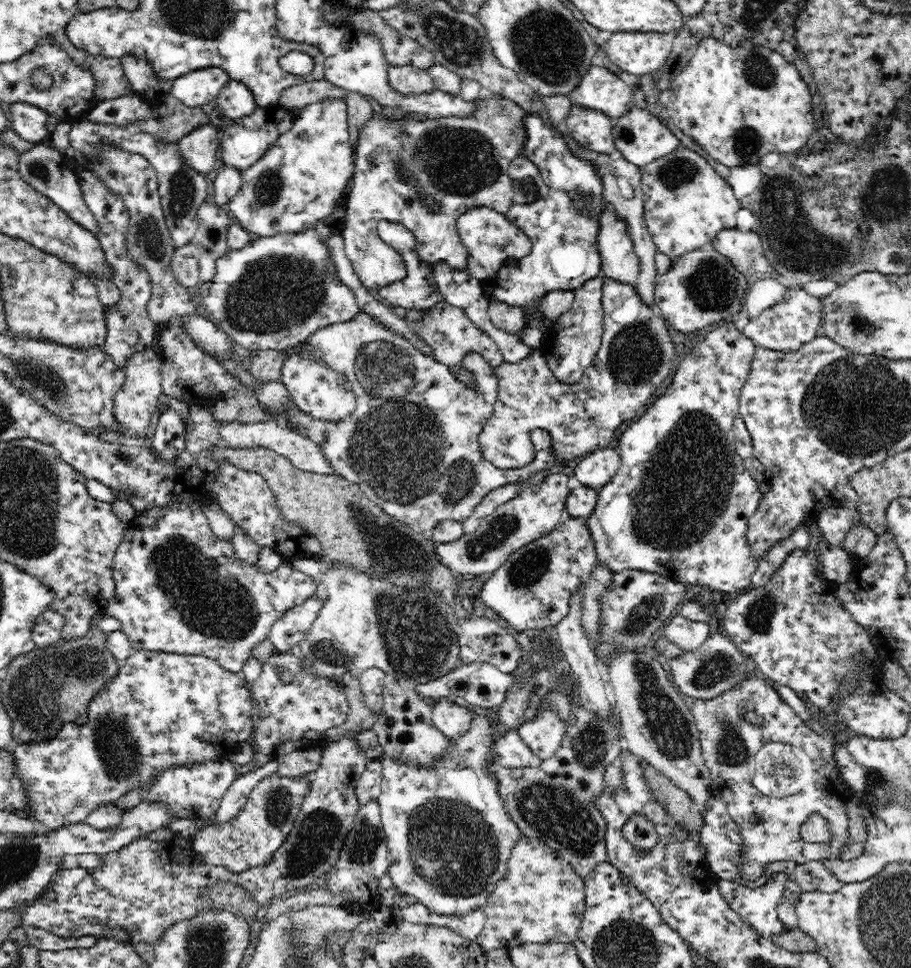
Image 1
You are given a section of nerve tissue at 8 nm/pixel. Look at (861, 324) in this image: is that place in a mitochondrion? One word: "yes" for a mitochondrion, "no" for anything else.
yes

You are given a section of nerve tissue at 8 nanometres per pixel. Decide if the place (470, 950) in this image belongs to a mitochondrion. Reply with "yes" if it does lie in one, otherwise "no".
no

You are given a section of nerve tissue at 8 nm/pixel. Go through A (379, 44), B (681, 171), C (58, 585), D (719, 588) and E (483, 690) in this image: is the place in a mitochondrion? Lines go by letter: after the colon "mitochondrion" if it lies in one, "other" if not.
A: other
B: mitochondrion
C: other
D: other
E: other

